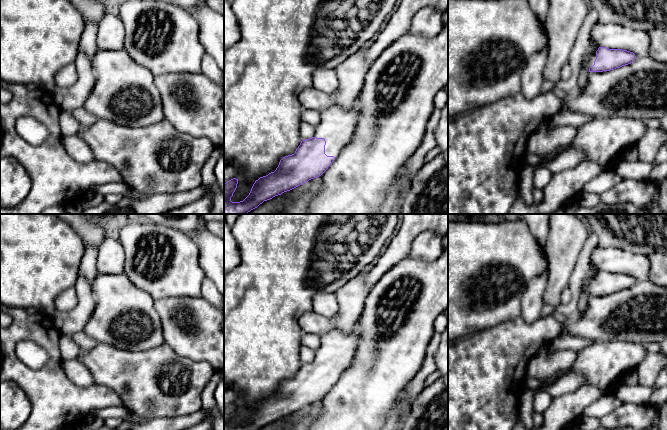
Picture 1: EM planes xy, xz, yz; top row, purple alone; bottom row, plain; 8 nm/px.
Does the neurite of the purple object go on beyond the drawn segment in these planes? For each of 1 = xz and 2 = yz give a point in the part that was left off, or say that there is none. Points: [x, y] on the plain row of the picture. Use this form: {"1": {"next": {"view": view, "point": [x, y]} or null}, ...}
{"1": {"next": {"view": "xz", "point": [378, 343]}}, "2": {"next": {"view": "yz", "point": [638, 314]}}}

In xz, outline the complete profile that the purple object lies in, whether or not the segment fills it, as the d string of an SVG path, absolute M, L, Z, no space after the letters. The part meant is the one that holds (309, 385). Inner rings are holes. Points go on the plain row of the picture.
M448 248L443 249L439 258L432 262L409 257L402 259L386 272L372 288L368 288L366 285L367 274L368 272L361 272L335 292L339 304L339 314L335 319L333 329L321 336L321 345L315 351L314 360L302 364L294 378L283 381L274 396L256 404L249 419L243 425L231 425L237 412L238 403L233 402L226 406L224 408L224 430L382 430L384 428L386 416L392 410L398 396L423 365L426 349L434 334L435 319L448 308Z

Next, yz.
M597 246L592 251L590 257L590 267L596 268L598 274L593 278L587 278L582 286L581 294L584 293L589 296L586 311L581 316L578 316L576 314L575 316L567 317L566 320L563 322L563 331L560 335L569 334L588 339L592 342L622 341L622 342L640 343L643 345L649 343L661 343L664 340L667 340L667 254L661 252L653 252L650 253L649 255L641 255L641 254L635 254L630 251L621 250L619 248L613 248L613 247L601 248Z

